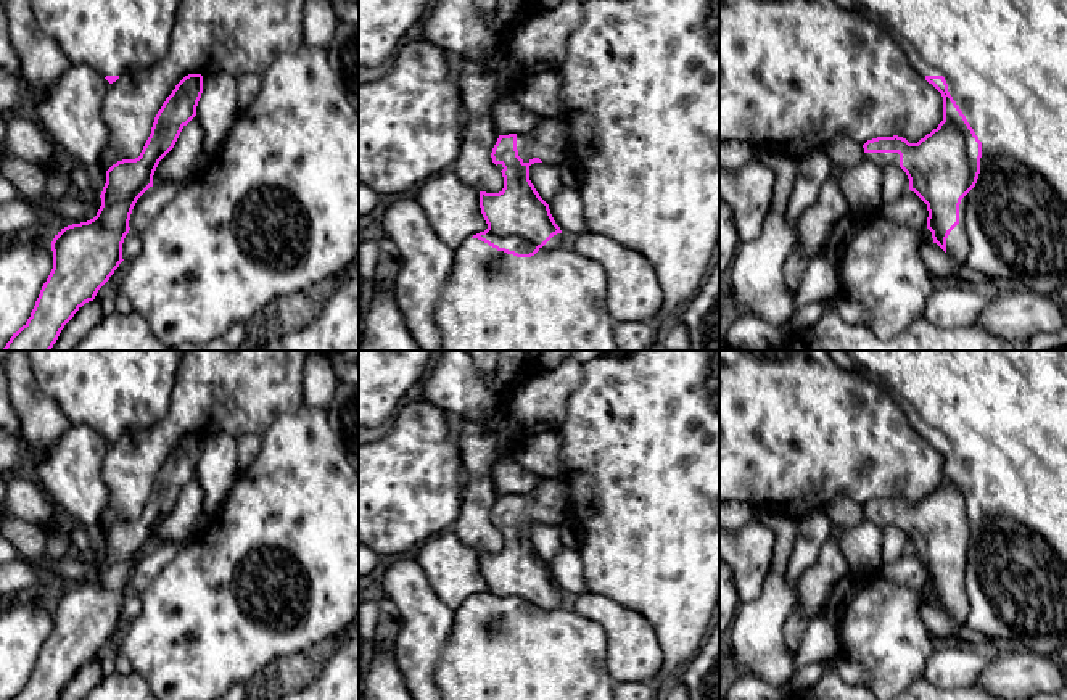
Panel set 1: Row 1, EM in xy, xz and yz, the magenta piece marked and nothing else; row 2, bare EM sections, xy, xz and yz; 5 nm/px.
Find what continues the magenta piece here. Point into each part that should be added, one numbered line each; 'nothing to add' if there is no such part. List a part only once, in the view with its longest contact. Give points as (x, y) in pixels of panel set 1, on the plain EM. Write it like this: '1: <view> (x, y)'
1: xz (547, 501)

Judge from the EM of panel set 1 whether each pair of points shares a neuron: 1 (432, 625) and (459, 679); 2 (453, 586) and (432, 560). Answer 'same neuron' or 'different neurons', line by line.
1: different neurons
2: same neuron

